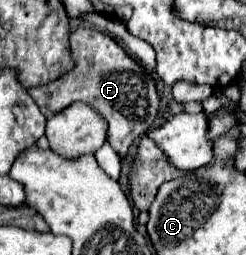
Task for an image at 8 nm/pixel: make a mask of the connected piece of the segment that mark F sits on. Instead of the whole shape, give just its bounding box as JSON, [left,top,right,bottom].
[29,26,159,156]

